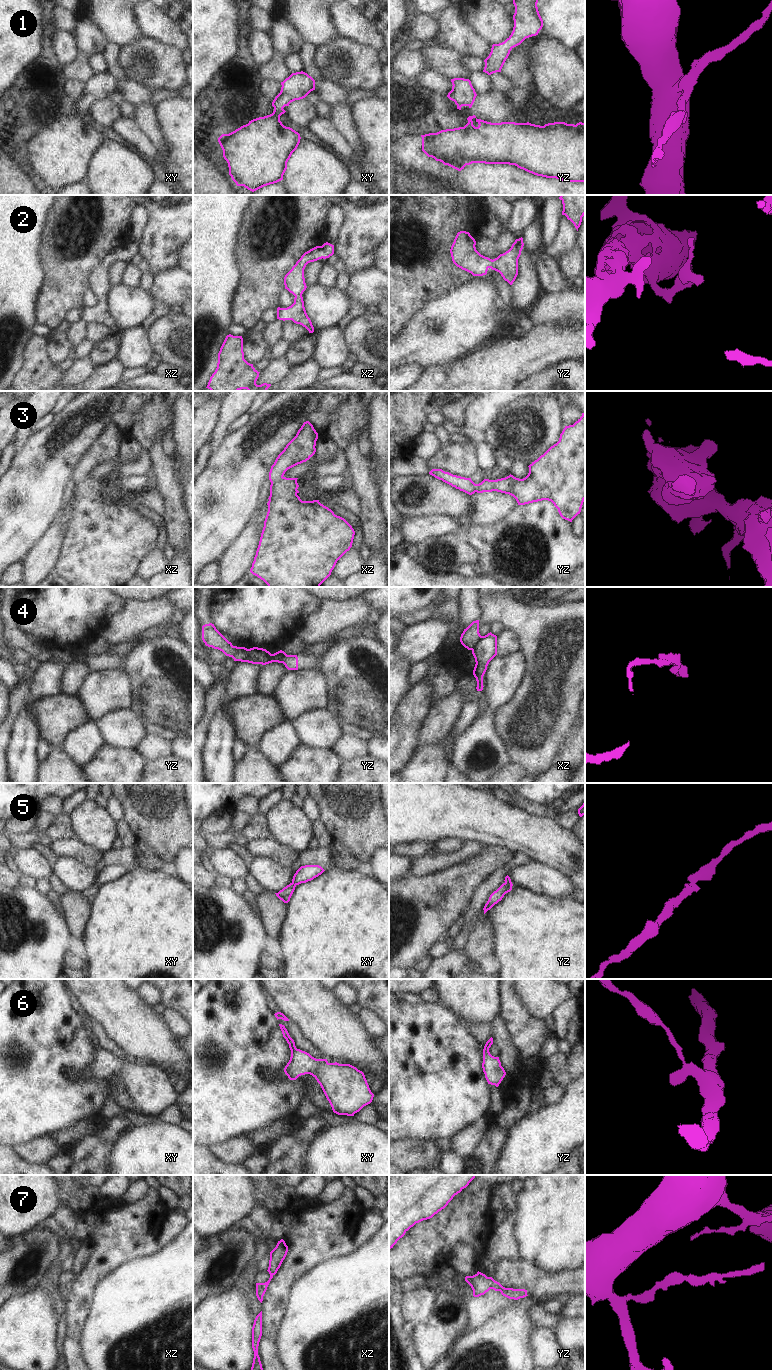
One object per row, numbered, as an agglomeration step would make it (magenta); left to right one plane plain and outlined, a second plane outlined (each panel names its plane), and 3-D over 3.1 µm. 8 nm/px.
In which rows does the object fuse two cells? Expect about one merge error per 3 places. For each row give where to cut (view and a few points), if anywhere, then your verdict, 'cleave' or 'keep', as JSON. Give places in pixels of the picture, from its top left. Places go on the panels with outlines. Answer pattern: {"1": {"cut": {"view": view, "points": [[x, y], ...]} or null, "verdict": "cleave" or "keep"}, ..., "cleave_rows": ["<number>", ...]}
{"1": {"cut": null, "verdict": "keep"}, "2": {"cut": null, "verdict": "keep"}, "3": {"cut": null, "verdict": "keep"}, "4": {"cut": {"view": "xz", "points": [[481, 636], [472, 650]]}, "verdict": "cleave"}, "5": {"cut": null, "verdict": "keep"}, "6": {"cut": null, "verdict": "keep"}, "7": {"cut": null, "verdict": "keep"}, "cleave_rows": ["4"]}

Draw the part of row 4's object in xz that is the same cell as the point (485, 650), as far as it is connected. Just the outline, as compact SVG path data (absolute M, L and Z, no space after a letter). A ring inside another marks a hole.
M491 632L481 636L472 650L475 658L473 675L477 681L477 691L483 690L483 676L487 670L489 662L497 655L497 636Z

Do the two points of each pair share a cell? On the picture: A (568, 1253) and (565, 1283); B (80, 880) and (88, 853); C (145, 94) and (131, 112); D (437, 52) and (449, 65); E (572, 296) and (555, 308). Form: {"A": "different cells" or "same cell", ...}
{"A": "different cells", "B": "different cells", "C": "different cells", "D": "same cell", "E": "same cell"}

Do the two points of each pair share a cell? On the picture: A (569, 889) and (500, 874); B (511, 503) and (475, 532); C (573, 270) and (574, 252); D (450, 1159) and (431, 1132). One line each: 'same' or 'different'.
A: different
B: different
C: same
D: different

